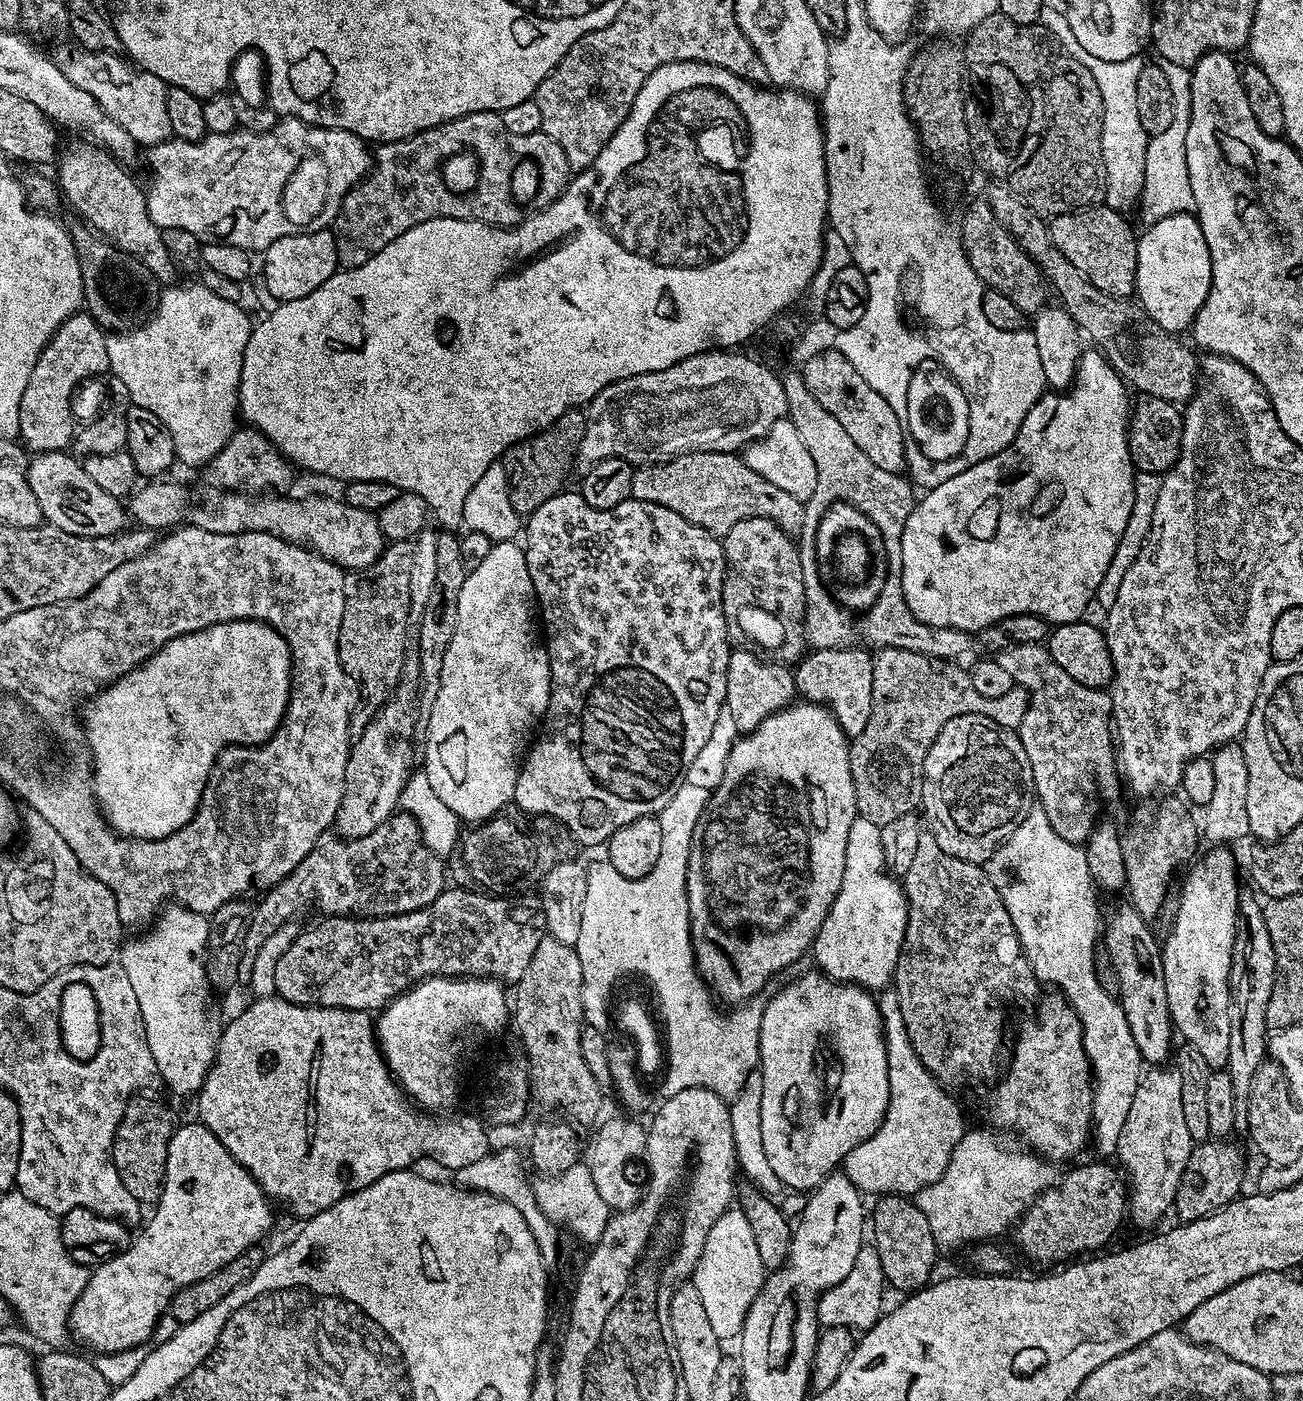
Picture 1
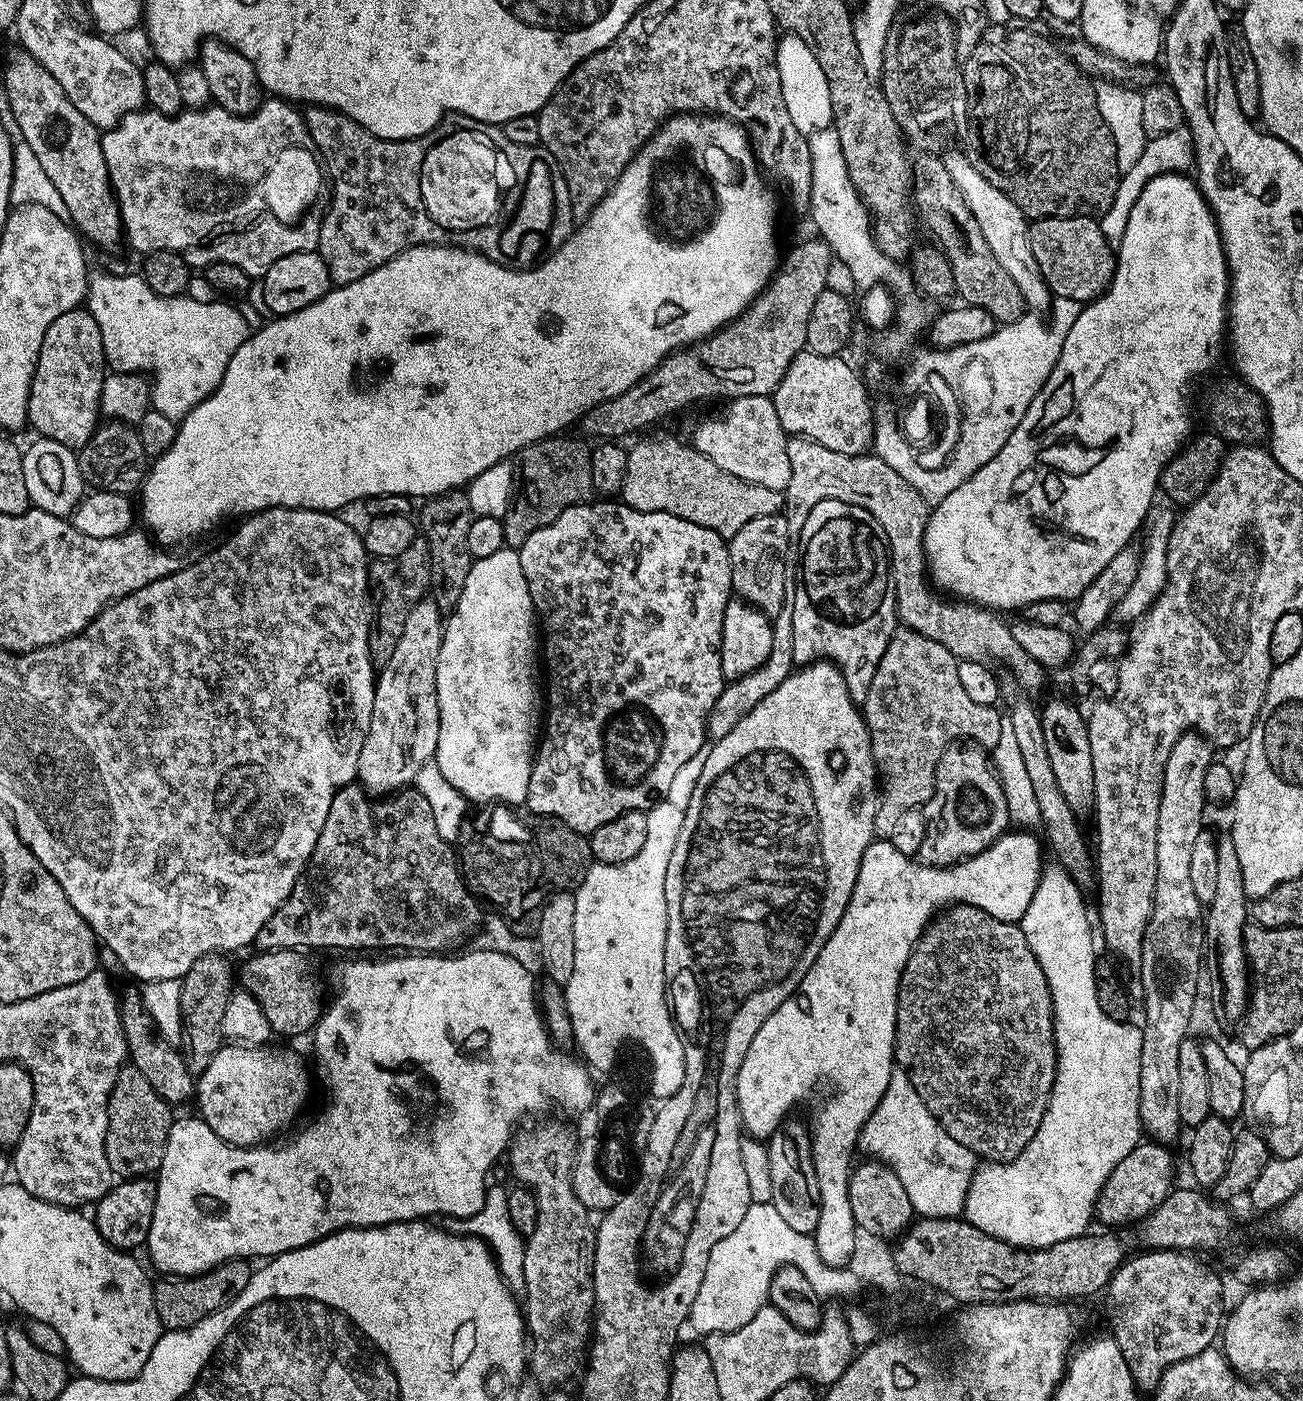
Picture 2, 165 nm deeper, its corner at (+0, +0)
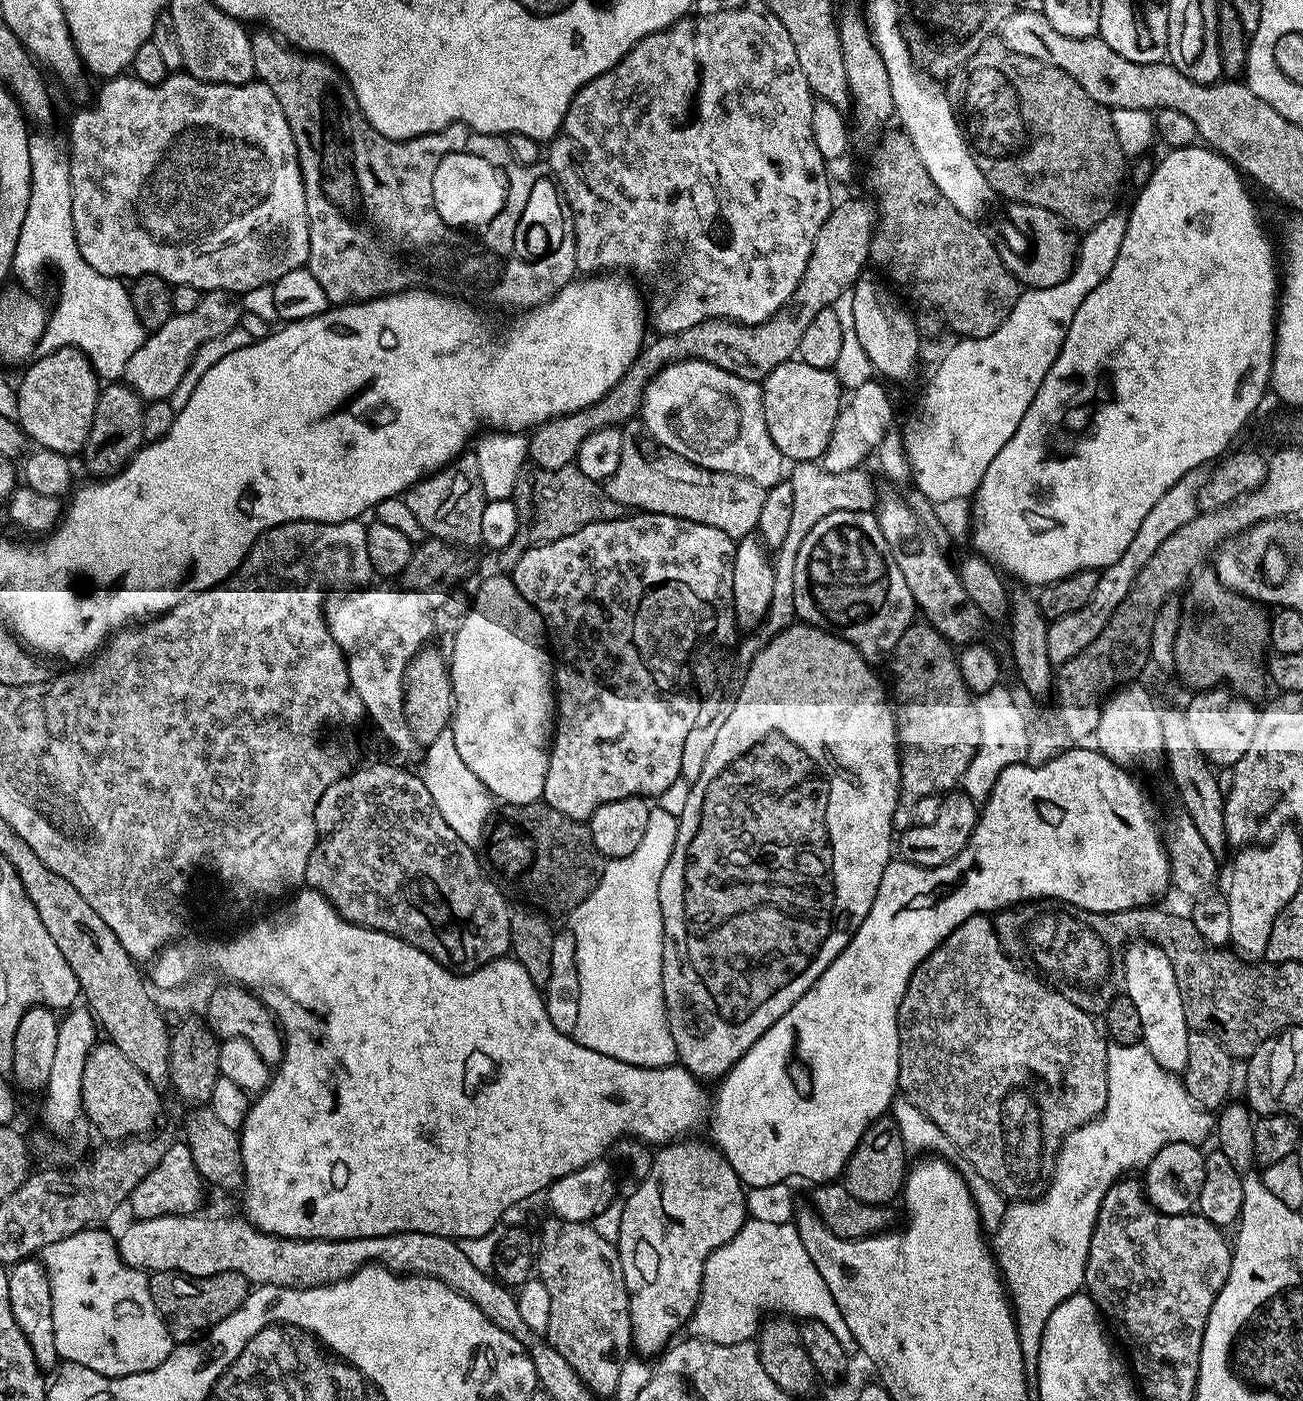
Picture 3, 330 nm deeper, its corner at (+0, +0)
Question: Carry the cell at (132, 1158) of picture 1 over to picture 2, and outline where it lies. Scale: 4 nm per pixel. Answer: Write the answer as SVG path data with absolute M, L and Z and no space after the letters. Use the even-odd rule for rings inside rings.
M133 1066L121 1068L108 1099L108 1129L106 1130L106 1158L116 1178L148 1178L159 1173L166 1138L174 1119L173 1105L154 1092L145 1075Z

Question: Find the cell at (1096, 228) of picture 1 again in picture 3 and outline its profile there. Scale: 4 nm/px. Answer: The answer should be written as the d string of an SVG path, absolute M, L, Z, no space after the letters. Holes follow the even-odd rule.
M1009 203L1007 207L1011 227L1027 238L1030 247L1026 255L1005 251L1004 265L1012 271L1013 278L1019 280L1025 289L1058 286L1058 282L1067 278L1076 264L1077 233L1069 228L1058 214L1043 209L1041 206Z

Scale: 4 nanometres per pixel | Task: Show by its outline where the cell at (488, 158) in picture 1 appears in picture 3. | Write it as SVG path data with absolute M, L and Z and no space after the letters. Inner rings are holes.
M275 32L251 33L250 54L254 54L254 70L256 80L274 90L274 98L278 98L278 106L282 106L282 114L286 114L286 122L292 131L296 143L296 156L300 159L300 172L305 184L306 211L309 214L310 254L306 258L306 267L314 278L318 278L318 286L326 290L329 305L363 304L365 300L376 300L389 292L403 292L413 286L427 287L445 293L459 292L473 284L478 292L490 293L494 302L515 310L527 310L538 304L551 300L555 292L561 292L568 284L573 283L576 270L576 235L572 225L573 211L564 199L555 176L547 163L519 164L512 156L507 139L503 135L491 132L476 132L466 124L451 124L448 128L429 135L415 136L413 140L391 140L378 130L374 130L361 112L352 87L344 79L339 68L331 60L322 56L313 56L307 52L293 50L285 44ZM329 135L329 136L328 136ZM340 135L340 136L339 136ZM316 136L328 136L332 144L320 148L316 152ZM340 140L340 144L338 143ZM316 156L321 164L316 168ZM335 160L352 175L352 184L356 187L356 195L336 194ZM430 185L430 186L429 186Z

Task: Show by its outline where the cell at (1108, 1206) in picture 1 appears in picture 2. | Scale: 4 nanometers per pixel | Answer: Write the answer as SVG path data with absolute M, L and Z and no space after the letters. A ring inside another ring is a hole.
M1141 1142L1136 1145L1122 1162L1118 1162L1116 1169L1110 1174L1110 1178L1102 1186L1100 1196L1096 1199L1096 1210L1094 1213L1101 1225L1116 1226L1112 1224L1132 1224L1144 1219L1151 1214L1166 1198L1166 1194L1174 1187L1172 1175L1176 1172L1176 1164L1172 1161L1169 1149L1159 1142Z

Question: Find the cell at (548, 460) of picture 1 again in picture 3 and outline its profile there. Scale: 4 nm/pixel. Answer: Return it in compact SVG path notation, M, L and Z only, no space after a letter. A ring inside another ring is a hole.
M574 466L558 470L537 471L532 480L532 500L520 500L518 507L522 513L523 523L510 546L499 553L501 569L510 570L518 562L518 558L527 548L535 548L538 544L549 544L558 538L566 538L566 534L574 534L574 530L582 530L582 526L615 520L622 509L618 502L608 497L608 493L597 481L586 478L582 470Z

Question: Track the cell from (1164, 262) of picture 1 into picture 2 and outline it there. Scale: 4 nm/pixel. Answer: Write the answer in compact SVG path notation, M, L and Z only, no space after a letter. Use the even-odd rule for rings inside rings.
M1167 172L1161 176L1155 176L1155 178L1153 178L1142 190L1142 194L1138 194L1138 202L1134 202L1134 210L1130 210L1130 222L1126 222L1126 234L1122 234L1122 242L1118 245L1118 251L1116 252L1116 273L1112 275L1112 285L1101 294L1099 300L1085 303L1083 307L1081 307L1084 309L1077 314L1076 321L1071 321L1071 323L1068 324L1068 333L1064 339L1062 354L1058 358L1058 362L1054 366L1050 378L1046 378L1042 390L1038 390L1034 402L1030 402L1030 406L1026 410L1022 422L1018 422L1014 434L1010 434L1010 438L1006 438L1006 446L1002 446L1002 450L998 450L998 454L994 454L994 458L990 458L990 462L986 462L986 466L982 466L971 478L966 482L962 482L962 486L958 486L958 490L953 490L951 494L946 494L946 498L942 498L942 502L935 505L935 507L929 511L928 525L924 531L924 560L928 563L929 577L937 589L943 590L953 597L978 604L982 608L999 610L1004 614L1007 614L1011 608L1022 610L1030 602L1042 602L1046 598L1066 600L1069 602L1079 600L1080 595L1092 585L1094 578L1098 578L1098 574L1102 574L1102 570L1106 570L1106 566L1110 566L1114 554L1118 554L1121 550L1129 547L1129 545L1133 543L1132 535L1134 535L1136 531L1138 531L1137 533L1141 531L1142 525L1147 519L1148 512L1150 512L1154 506L1154 501L1152 501L1152 499L1154 499L1155 496L1158 496L1161 470L1168 465L1169 460L1180 451L1183 445L1189 443L1190 433L1193 429L1191 430L1192 416L1188 413L1188 395L1192 392L1192 383L1195 382L1196 376L1206 375L1220 360L1220 343L1225 343L1226 340L1229 287L1230 277L1228 275L1228 260L1224 256L1224 244L1220 241L1220 227L1216 224L1216 215L1213 214L1211 206L1205 202L1204 195L1200 193L1199 184L1196 183L1191 175L1178 172Z

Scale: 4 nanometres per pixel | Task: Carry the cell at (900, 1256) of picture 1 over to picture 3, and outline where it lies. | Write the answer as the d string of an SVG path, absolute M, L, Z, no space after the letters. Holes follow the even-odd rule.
M883 1116L875 1120L862 1134L854 1154L849 1158L847 1166L842 1173L842 1183L854 1198L867 1204L891 1205L892 1199L901 1195L904 1187L906 1169L910 1160L907 1160L906 1149L903 1144L902 1134L890 1116Z

